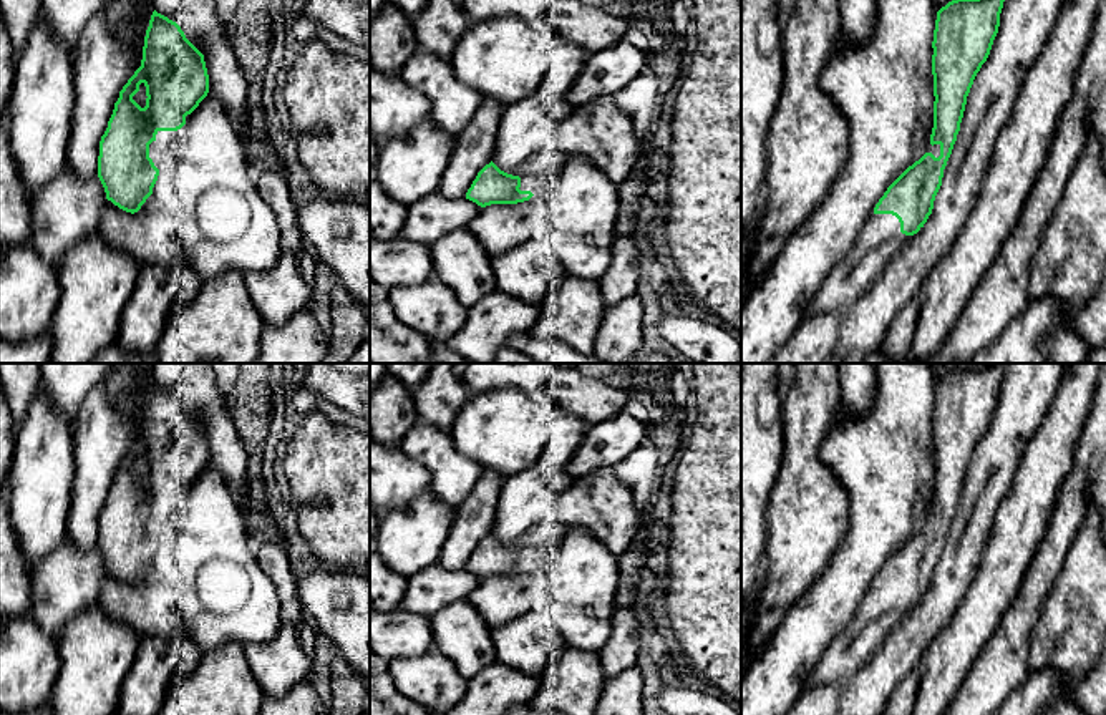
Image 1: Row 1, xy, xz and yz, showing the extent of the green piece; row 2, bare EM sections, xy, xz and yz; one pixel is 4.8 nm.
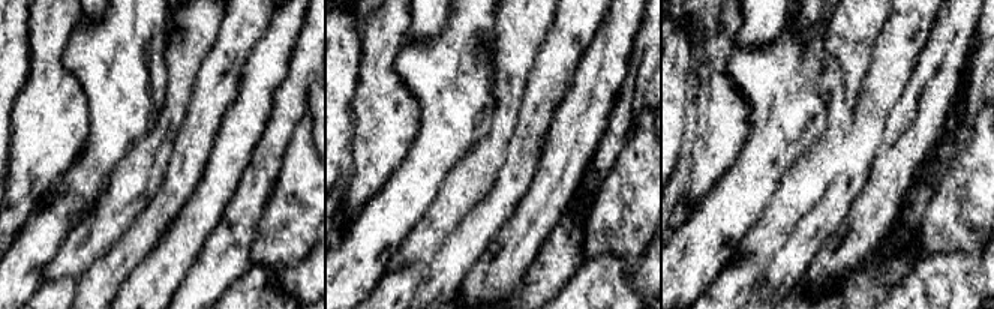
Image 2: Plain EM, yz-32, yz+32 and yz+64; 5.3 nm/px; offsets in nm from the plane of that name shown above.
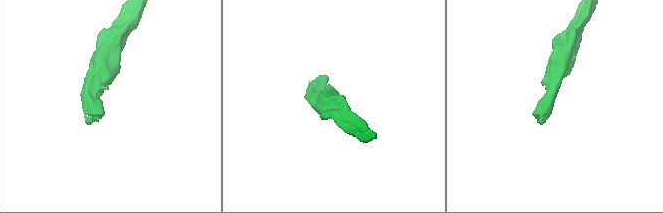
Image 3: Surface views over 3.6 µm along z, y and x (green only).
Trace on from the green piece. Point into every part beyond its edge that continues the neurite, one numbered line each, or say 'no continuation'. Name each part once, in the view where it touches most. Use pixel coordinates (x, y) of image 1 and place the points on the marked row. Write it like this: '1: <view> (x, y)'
1: yz (881, 239)

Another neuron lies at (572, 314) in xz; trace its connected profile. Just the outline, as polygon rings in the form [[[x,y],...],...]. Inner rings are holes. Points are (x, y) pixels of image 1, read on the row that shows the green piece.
[[[565,274],[531,328],[536,338],[557,338],[579,353],[594,355],[605,304],[599,280]]]

